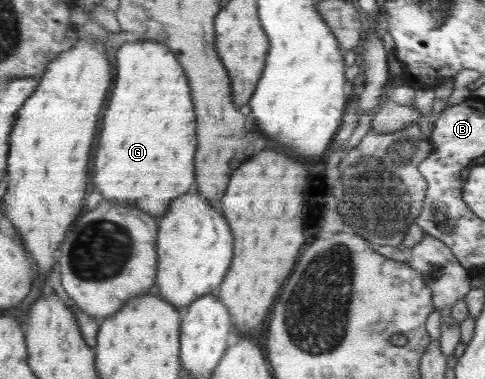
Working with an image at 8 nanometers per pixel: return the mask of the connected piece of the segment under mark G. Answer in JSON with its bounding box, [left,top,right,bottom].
[92,41,196,219]

